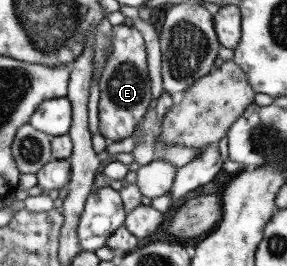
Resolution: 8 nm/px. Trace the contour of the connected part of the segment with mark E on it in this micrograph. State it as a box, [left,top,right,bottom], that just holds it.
[97,27,150,141]

